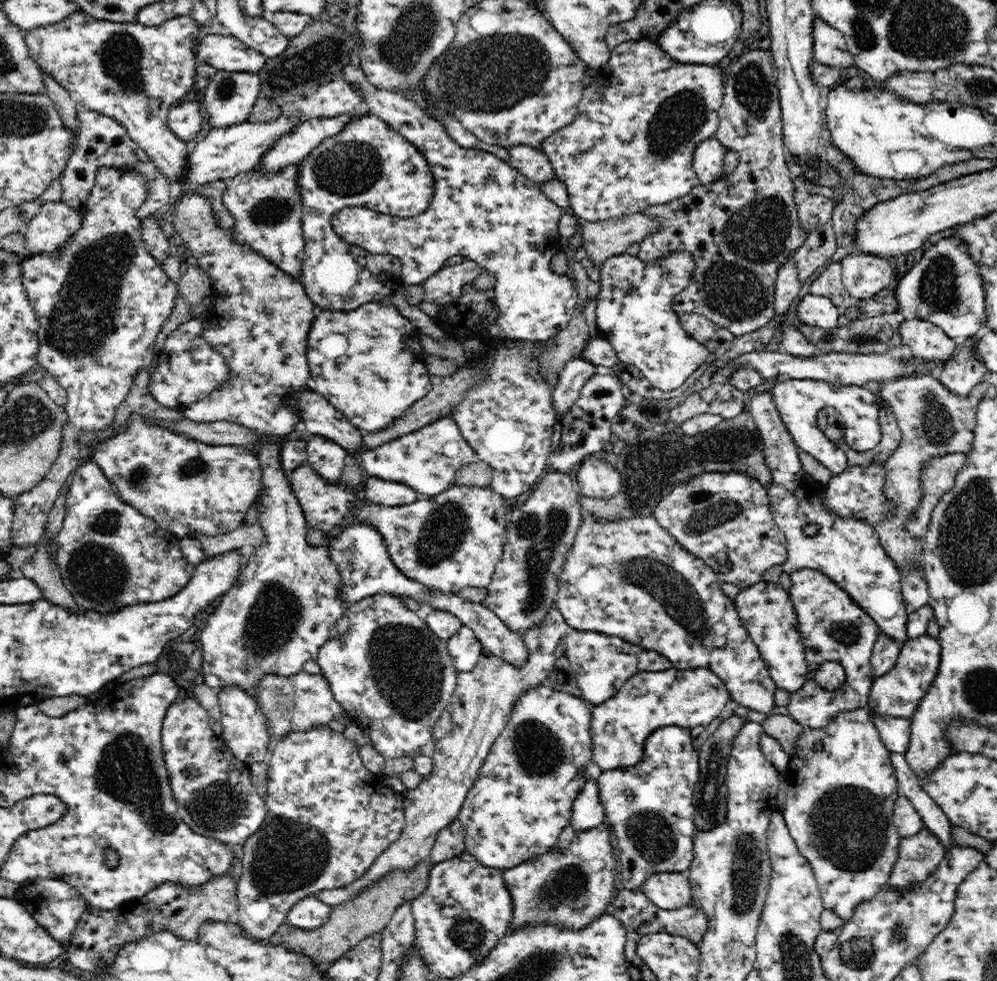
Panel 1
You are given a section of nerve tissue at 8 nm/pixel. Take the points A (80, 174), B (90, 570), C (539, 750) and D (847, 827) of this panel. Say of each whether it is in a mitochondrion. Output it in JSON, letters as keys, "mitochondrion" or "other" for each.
{"A":"other","B":"mitochondrion","C":"mitochondrion","D":"mitochondrion"}

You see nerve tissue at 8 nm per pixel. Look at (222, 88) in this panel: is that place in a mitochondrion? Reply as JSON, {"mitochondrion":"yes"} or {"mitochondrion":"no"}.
{"mitochondrion":"yes"}

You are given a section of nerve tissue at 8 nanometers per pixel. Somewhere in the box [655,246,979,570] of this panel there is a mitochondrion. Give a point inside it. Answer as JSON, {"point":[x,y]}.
{"point":[940,290]}

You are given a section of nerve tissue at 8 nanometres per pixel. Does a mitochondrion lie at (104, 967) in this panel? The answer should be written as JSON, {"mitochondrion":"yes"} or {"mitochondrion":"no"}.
{"mitochondrion":"no"}

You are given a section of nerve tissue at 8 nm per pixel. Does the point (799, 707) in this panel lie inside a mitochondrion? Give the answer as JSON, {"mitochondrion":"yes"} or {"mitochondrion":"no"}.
{"mitochondrion":"no"}

